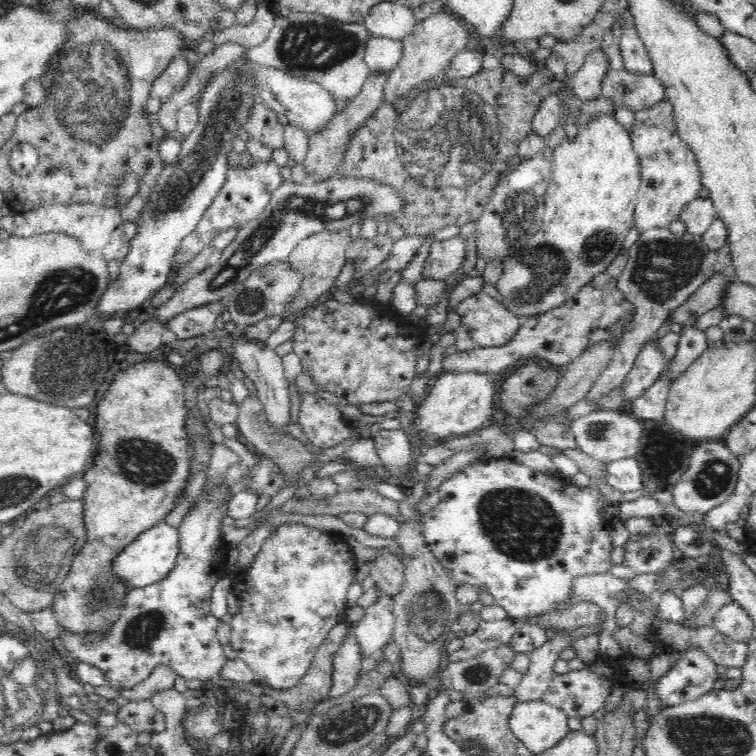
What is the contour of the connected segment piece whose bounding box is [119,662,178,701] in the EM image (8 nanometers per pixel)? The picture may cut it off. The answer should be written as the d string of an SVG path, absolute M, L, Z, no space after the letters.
M159 662L151 670L146 680L139 682L132 688L123 688L121 695L132 701L146 699L150 693L155 693L161 688L172 686L175 683L177 672L170 663Z

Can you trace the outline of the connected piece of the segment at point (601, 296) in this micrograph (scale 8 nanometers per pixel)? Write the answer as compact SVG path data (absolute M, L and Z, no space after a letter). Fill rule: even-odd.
M623 247L620 254L604 272L597 274L592 282L583 286L575 295L566 298L566 302L563 302L562 306L557 306L548 312L522 321L521 327L510 343L502 347L478 347L472 351L458 351L456 354L448 356L448 358L444 360L442 372L474 370L485 371L487 374L495 376L499 372L506 370L506 368L515 367L516 364L520 364L522 360L541 361L552 367L552 370L558 371L570 365L592 345L592 334L594 334L594 330L600 328L600 330L609 331L612 326L623 326L625 329L629 326L630 322L634 320L636 314L634 303L629 301L625 297L624 291L620 290L620 287L618 287L619 276L625 269L628 259L629 249Z

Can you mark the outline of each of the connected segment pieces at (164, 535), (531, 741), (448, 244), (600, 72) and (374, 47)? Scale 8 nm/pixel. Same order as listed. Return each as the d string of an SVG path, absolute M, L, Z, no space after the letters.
M162 521L160 524L154 525L139 534L134 542L131 542L122 550L122 554L117 558L117 566L114 570L130 583L130 588L158 582L166 578L166 575L174 570L180 554L179 542L178 528L166 521Z
M543 700L519 702L509 727L532 752L541 753L564 740L570 732L568 715Z
M460 233L453 238L435 241L425 260L422 275L426 278L442 280L458 268L466 258L468 242Z
M602 47L591 50L584 59L582 68L576 72L572 86L582 101L596 100L602 94L602 82L612 69L608 52Z
M370 36L366 41L364 60L370 72L387 76L404 56L403 40Z

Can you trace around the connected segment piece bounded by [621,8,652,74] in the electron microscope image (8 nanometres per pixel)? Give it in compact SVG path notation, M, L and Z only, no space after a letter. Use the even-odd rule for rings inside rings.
M624 9L626 17L626 26L623 28L621 40L621 51L624 55L624 68L630 72L638 74L648 74L652 70L652 65L644 45L639 41L636 31L631 23L630 10Z

